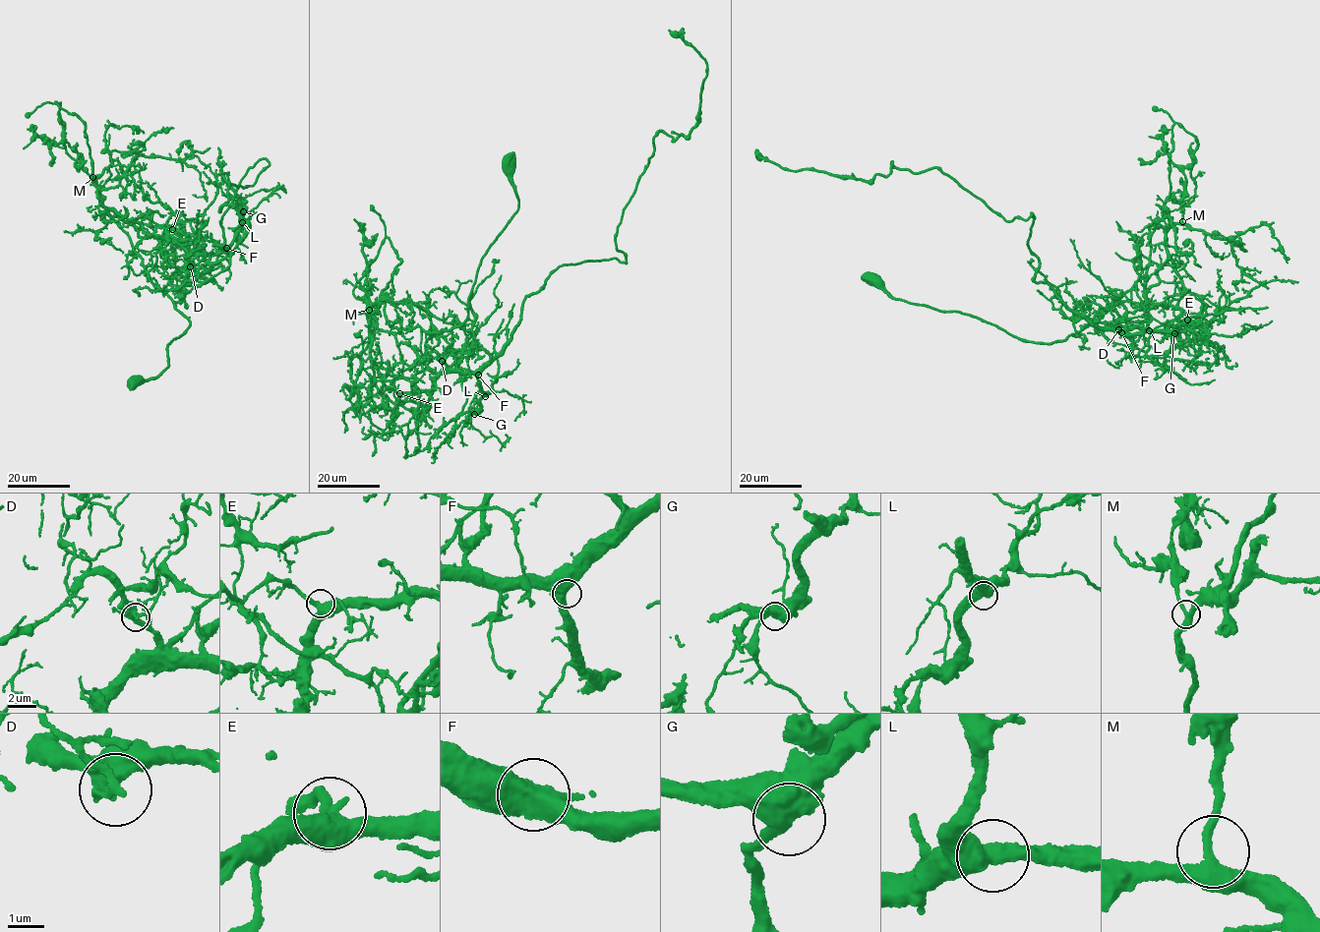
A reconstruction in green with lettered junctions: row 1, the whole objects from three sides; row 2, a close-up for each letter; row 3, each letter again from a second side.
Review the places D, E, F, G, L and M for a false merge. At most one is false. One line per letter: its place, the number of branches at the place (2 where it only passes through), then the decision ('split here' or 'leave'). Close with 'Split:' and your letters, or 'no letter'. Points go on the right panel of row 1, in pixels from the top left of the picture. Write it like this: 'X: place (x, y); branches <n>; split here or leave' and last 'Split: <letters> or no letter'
D: place (1118, 329); branches 2; split here
E: place (1187, 320); branches 2; leave
F: place (1121, 332); branches 2; leave
G: place (1174, 333); branches 2; leave
L: place (1149, 330); branches 2; leave
M: place (1182, 221); branches 3; leave
Split: D

